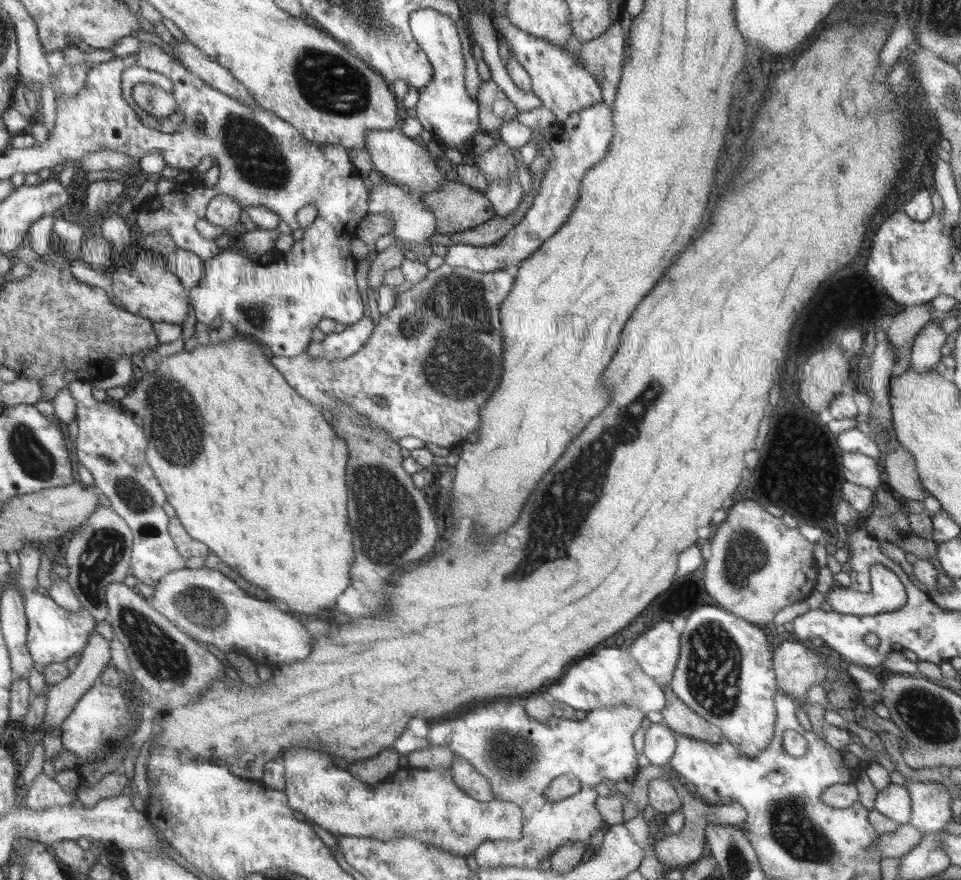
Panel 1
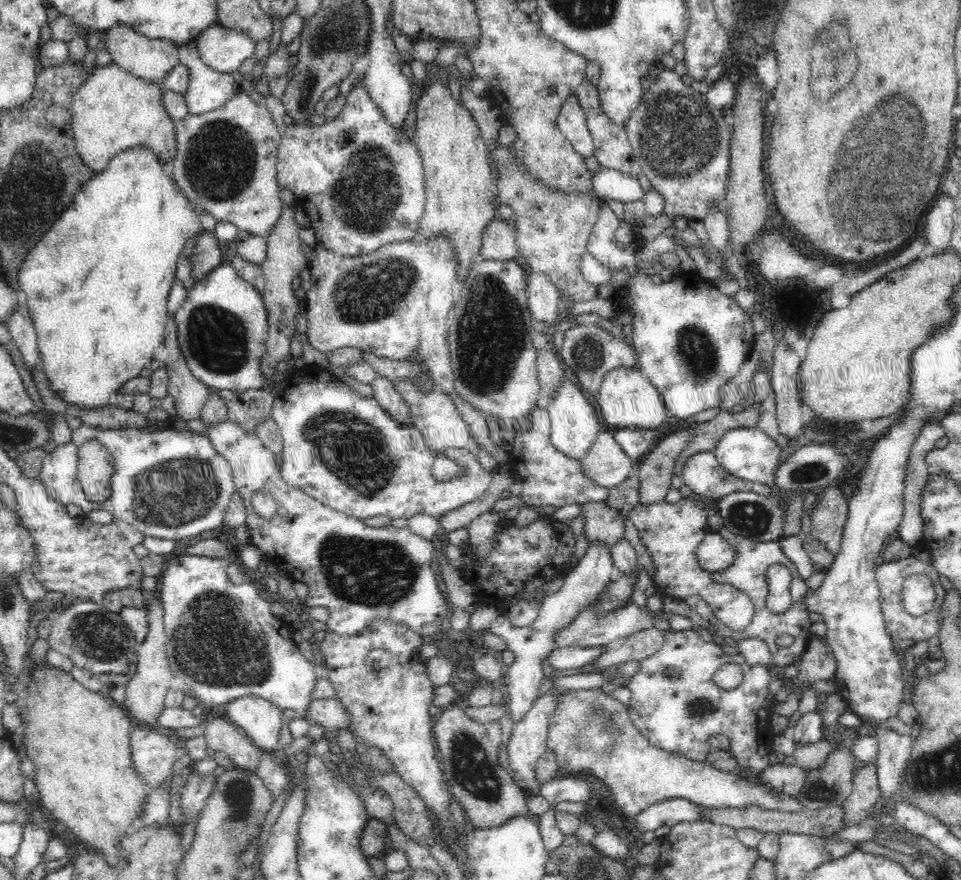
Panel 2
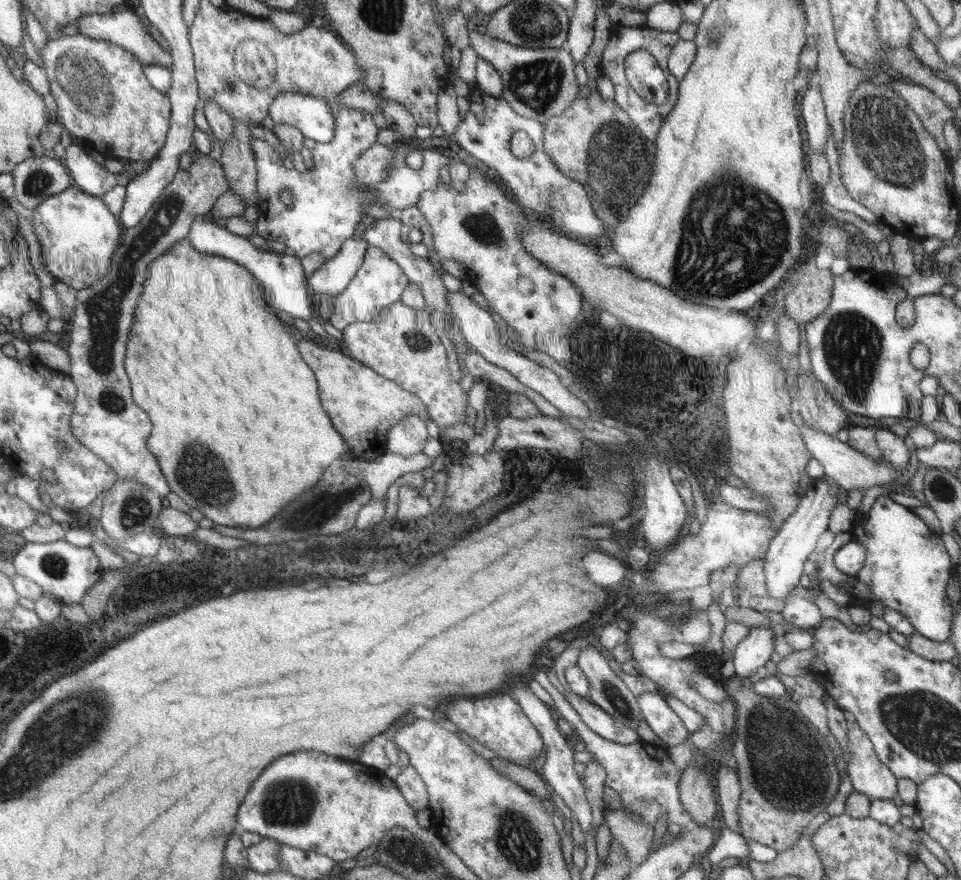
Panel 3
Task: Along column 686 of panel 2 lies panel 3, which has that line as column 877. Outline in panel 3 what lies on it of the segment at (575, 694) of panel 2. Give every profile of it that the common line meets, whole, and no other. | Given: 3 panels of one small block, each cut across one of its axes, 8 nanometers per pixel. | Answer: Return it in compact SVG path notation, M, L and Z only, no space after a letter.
M856 724L848 725L847 741L851 754L846 756L847 775L852 788L872 800L892 801L900 790L897 775L882 764L872 738Z

